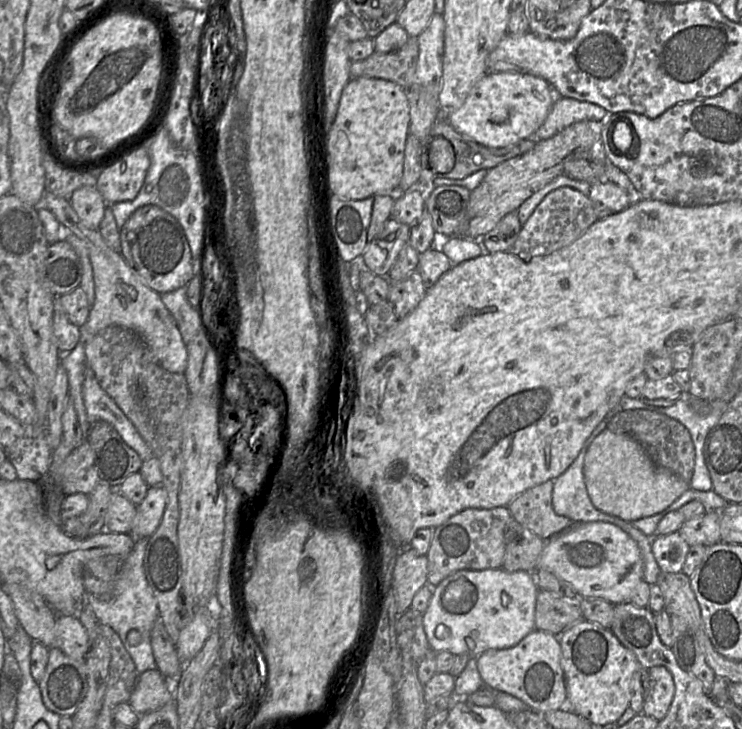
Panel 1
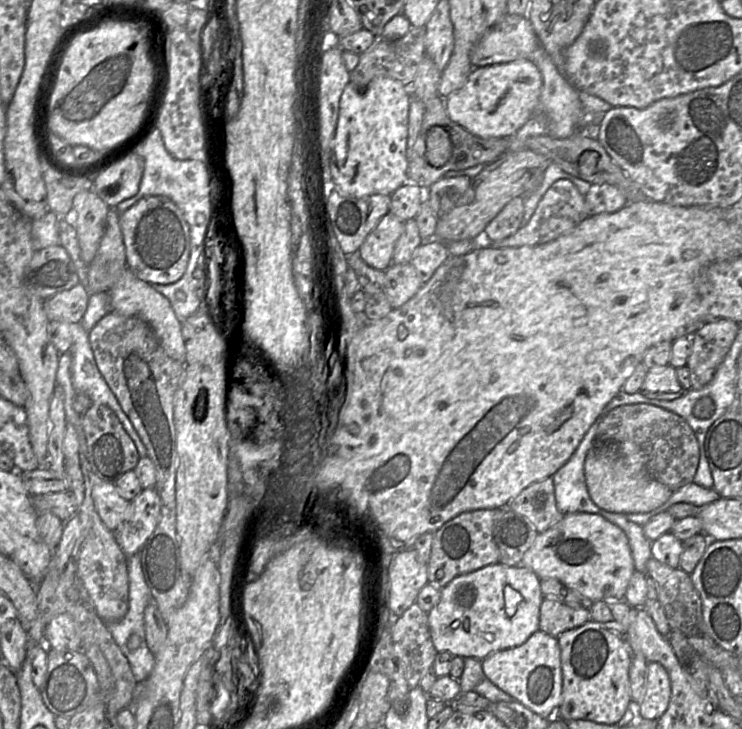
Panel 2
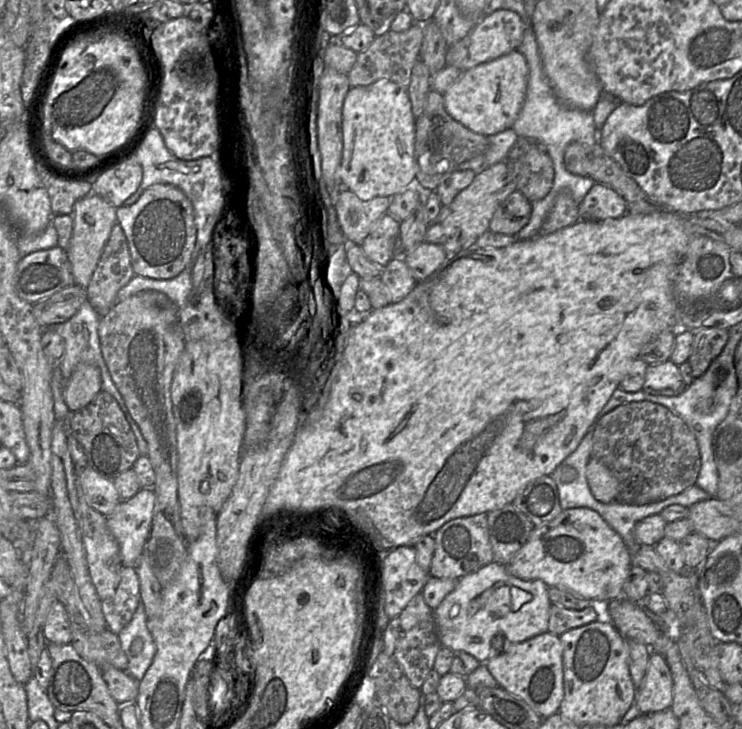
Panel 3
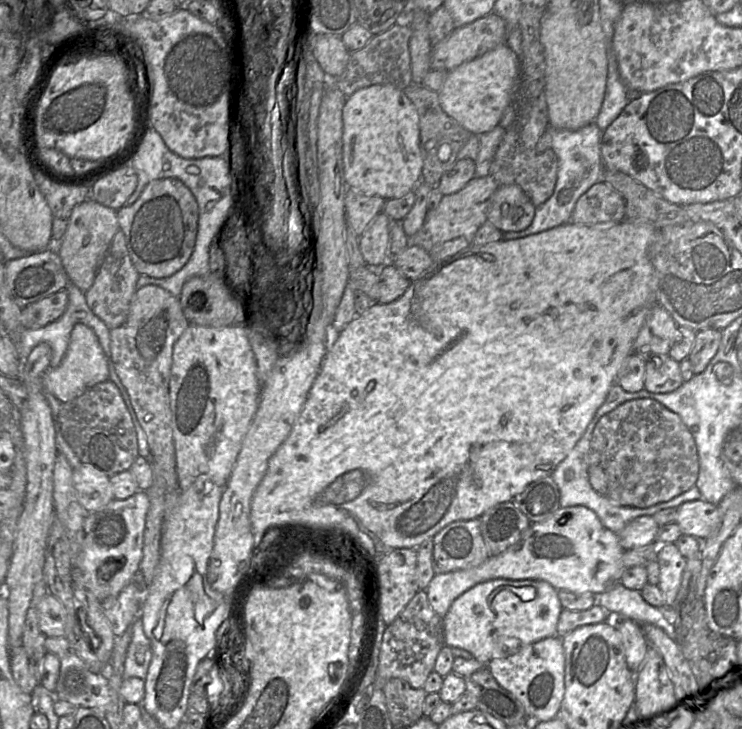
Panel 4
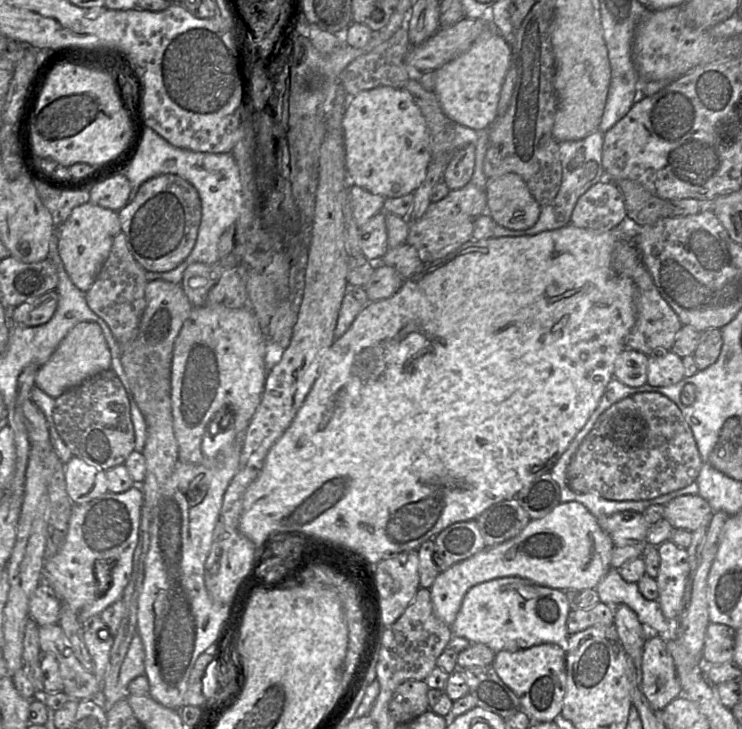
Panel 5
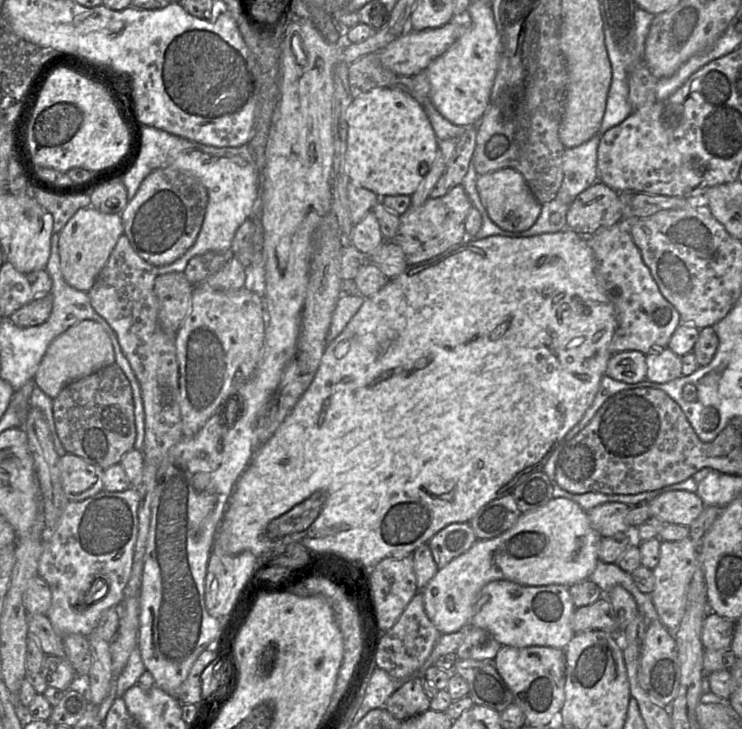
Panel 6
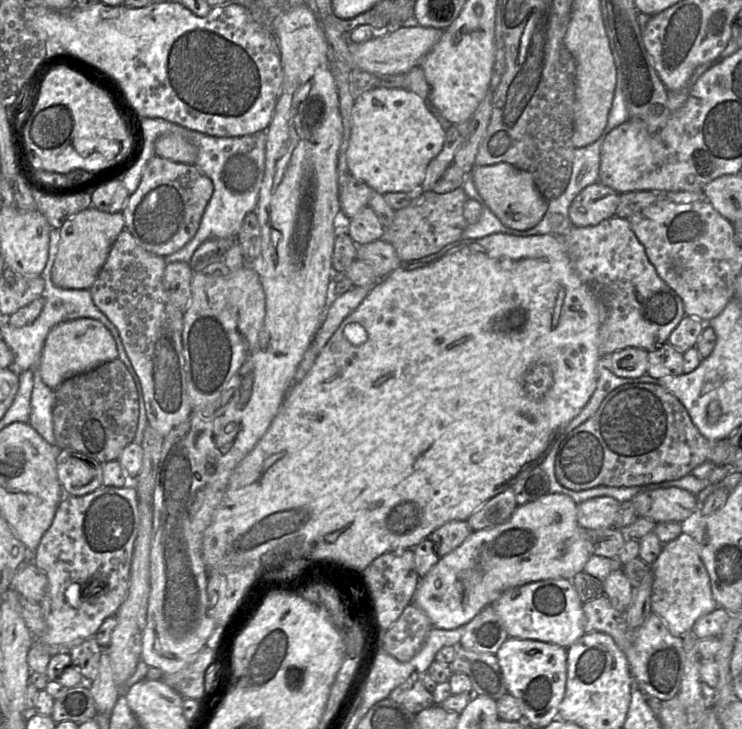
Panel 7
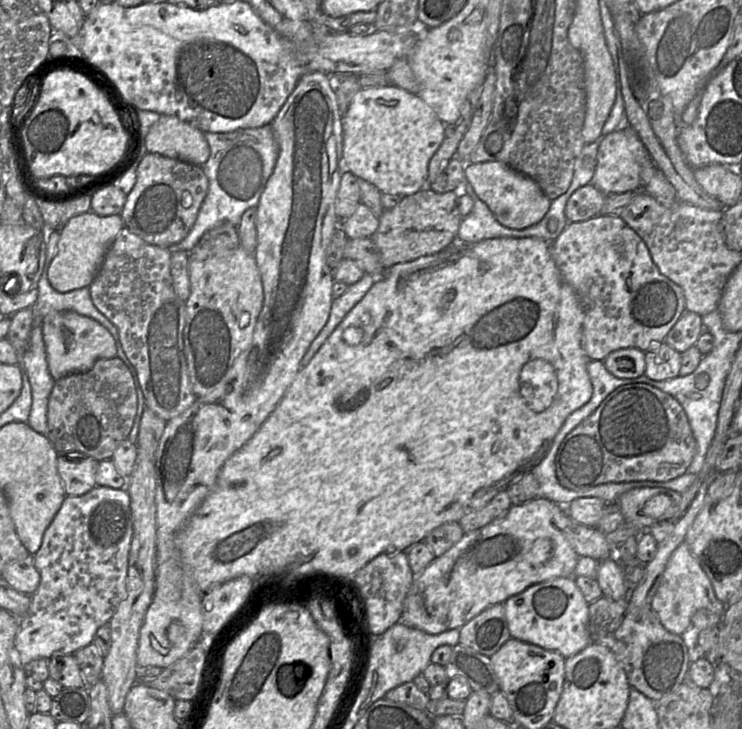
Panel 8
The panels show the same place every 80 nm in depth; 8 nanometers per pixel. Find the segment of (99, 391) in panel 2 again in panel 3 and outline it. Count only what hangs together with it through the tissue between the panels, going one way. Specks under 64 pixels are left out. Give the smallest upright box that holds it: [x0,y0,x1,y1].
[43,300,148,455]

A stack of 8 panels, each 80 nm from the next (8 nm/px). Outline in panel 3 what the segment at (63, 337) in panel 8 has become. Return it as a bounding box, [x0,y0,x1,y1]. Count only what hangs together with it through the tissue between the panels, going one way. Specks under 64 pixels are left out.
[64,363,101,412]

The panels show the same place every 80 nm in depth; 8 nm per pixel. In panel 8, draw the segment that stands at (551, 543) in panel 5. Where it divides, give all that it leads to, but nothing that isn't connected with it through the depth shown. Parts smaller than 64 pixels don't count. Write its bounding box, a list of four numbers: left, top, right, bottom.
[400,497,579,634]

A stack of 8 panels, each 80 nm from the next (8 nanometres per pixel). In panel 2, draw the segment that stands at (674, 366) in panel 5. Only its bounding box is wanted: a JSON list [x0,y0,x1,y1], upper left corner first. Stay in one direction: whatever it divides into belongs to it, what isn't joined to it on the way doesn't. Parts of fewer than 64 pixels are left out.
[640,364,686,400]

